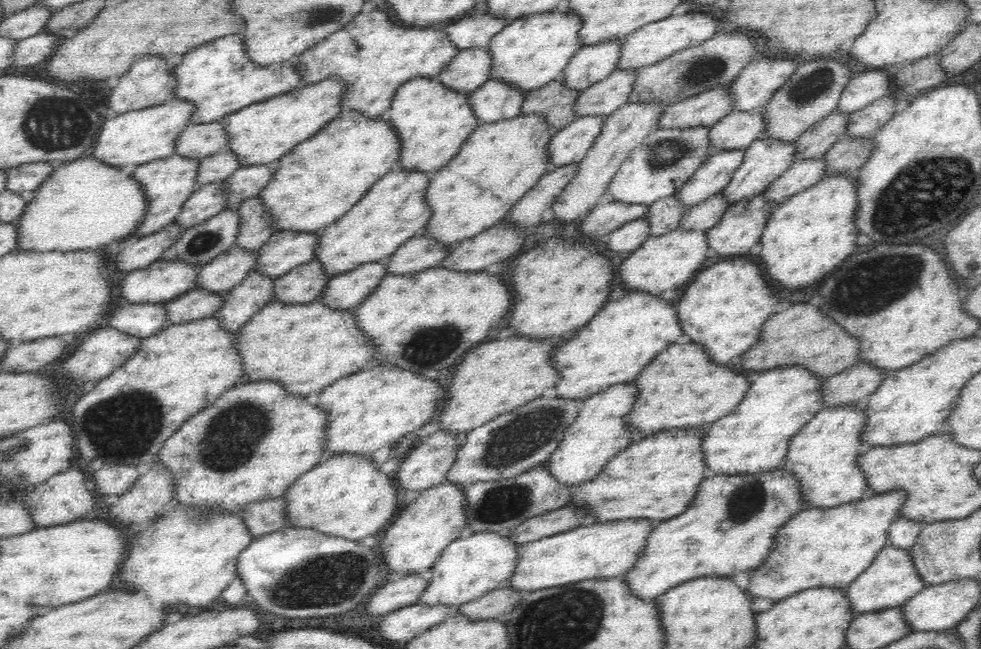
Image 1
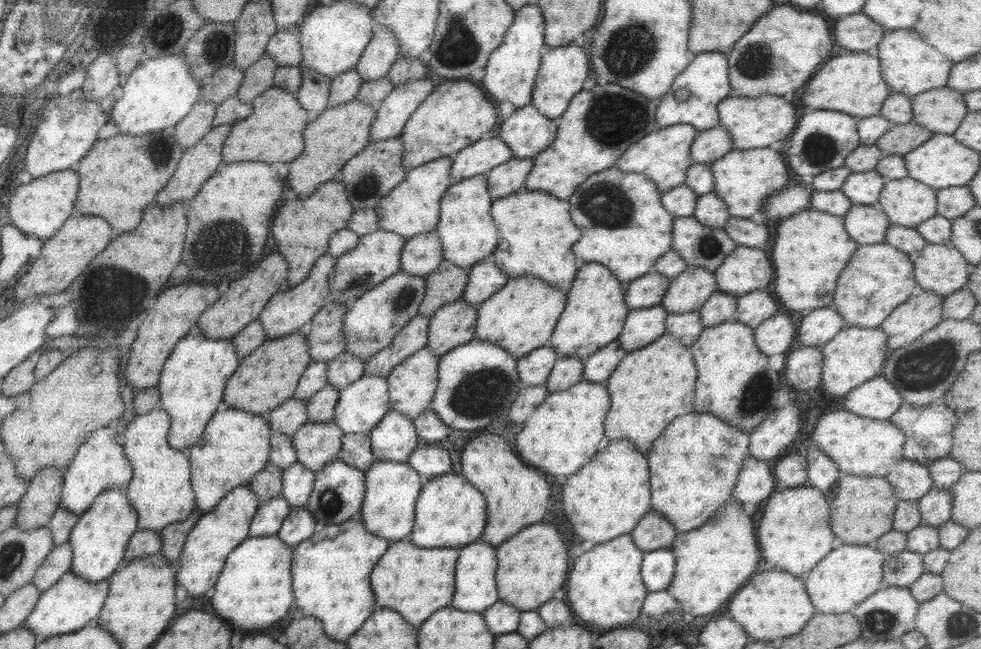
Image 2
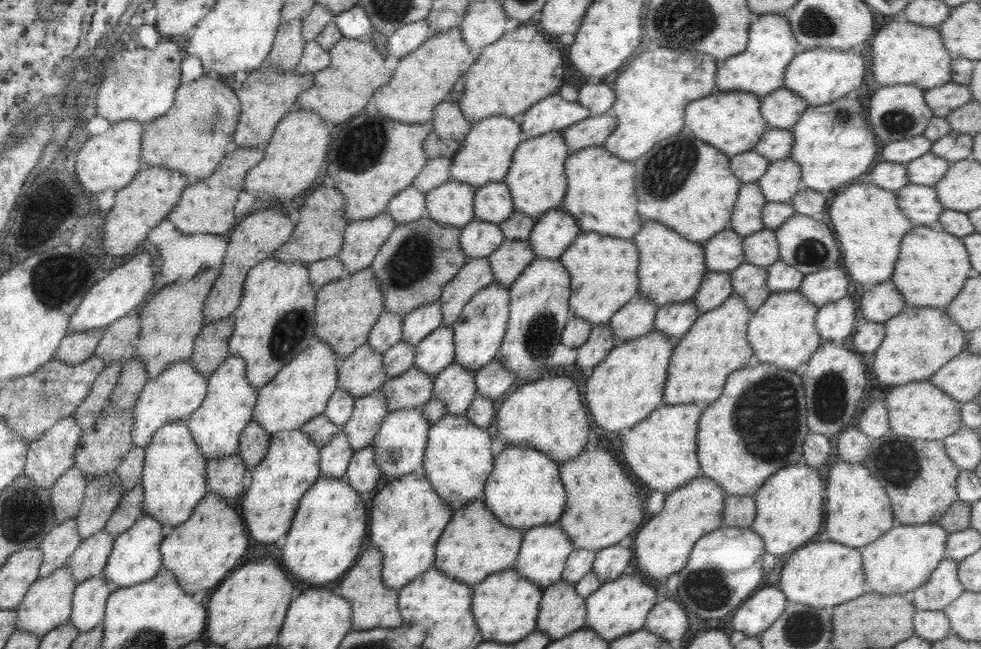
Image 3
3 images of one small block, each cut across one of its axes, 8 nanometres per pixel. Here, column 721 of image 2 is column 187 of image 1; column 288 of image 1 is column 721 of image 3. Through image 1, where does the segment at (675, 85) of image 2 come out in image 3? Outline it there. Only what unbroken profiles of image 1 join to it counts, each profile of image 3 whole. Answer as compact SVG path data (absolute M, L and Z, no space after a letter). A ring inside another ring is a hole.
M782 15L759 16L751 26L748 26L745 48L739 54L717 63L715 92L743 92L763 98L766 94L780 89L785 67L798 52L797 48L791 27Z

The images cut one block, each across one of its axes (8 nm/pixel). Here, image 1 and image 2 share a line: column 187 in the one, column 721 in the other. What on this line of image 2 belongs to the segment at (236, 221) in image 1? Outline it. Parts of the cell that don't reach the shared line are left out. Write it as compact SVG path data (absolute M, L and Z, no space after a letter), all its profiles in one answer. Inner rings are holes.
M674 217L671 226L671 250L679 254L679 258L687 266L700 267L713 272L716 266L737 246L721 229L709 229L697 223L695 218Z

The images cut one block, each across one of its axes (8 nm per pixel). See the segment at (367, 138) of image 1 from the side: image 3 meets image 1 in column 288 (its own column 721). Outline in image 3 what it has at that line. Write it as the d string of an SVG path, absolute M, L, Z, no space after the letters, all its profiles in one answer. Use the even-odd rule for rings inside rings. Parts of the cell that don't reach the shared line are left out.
M683 128L677 134L668 136L654 144L645 154L632 161L634 164L634 193L636 213L642 221L657 222L675 231L681 238L695 244L703 244L715 233L727 228L730 214L741 183L729 170L727 155L715 147L701 142Z

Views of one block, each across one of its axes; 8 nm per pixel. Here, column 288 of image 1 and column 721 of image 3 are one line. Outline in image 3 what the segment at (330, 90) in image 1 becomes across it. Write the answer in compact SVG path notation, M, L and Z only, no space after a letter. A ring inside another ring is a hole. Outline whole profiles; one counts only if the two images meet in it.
M713 92L687 103L683 113L684 128L699 141L715 147L728 157L753 150L758 138L769 128L760 110L760 98L743 92Z

